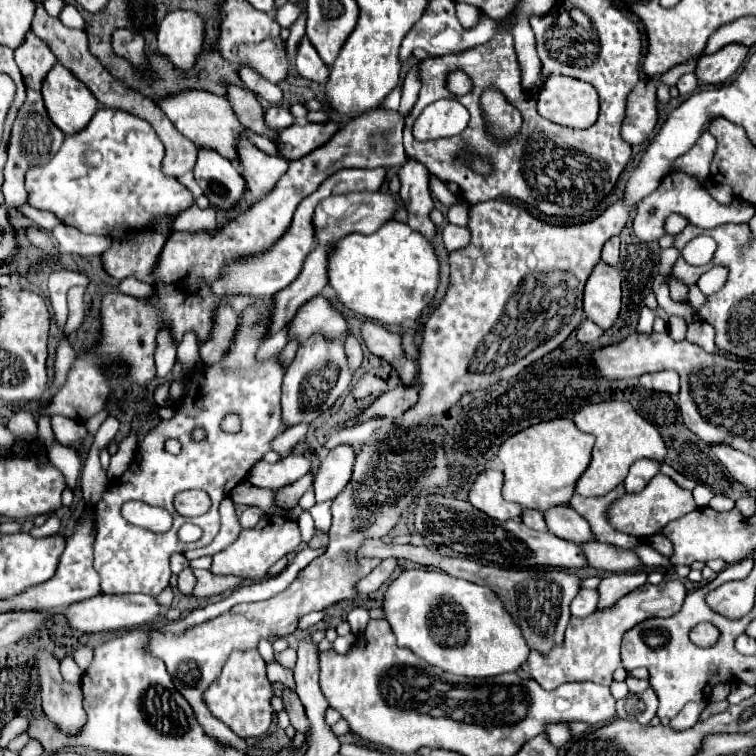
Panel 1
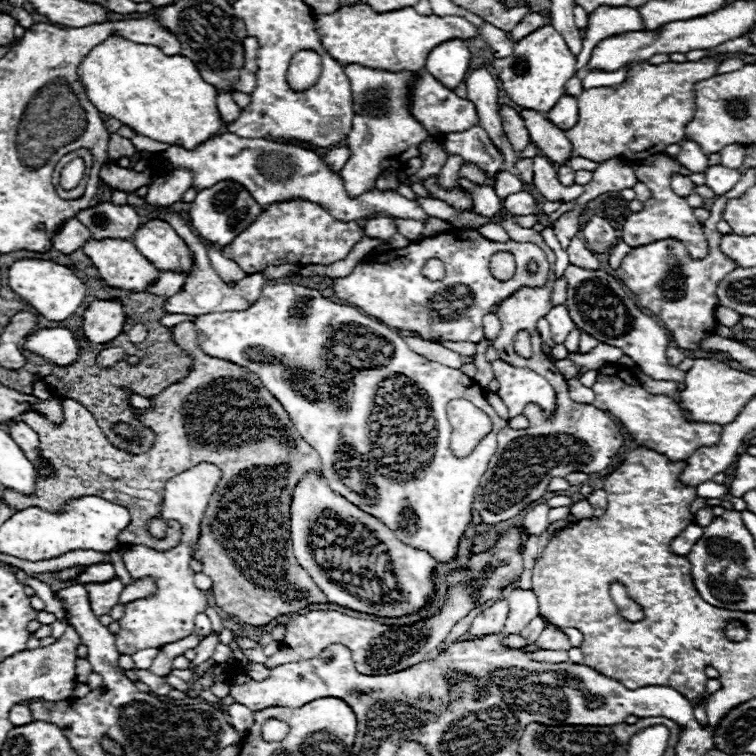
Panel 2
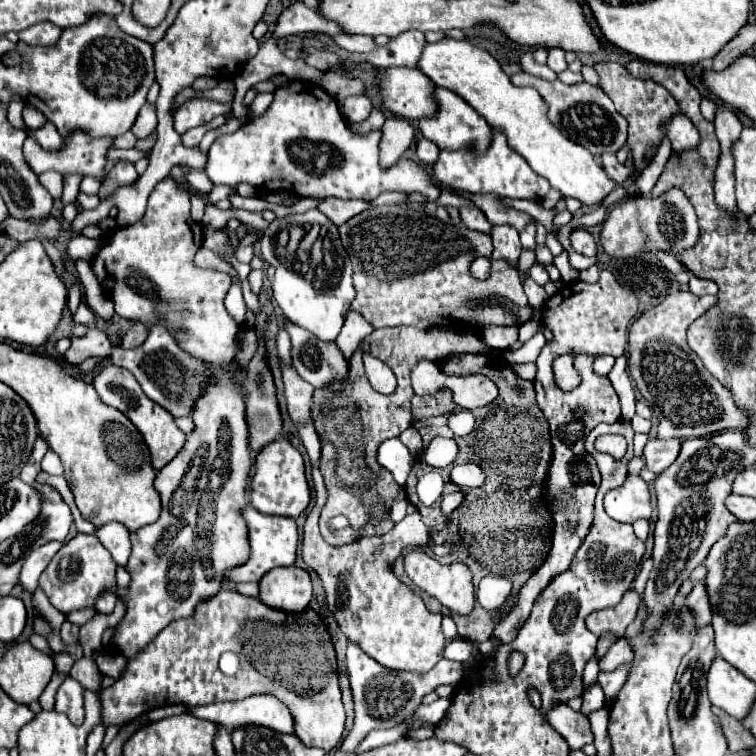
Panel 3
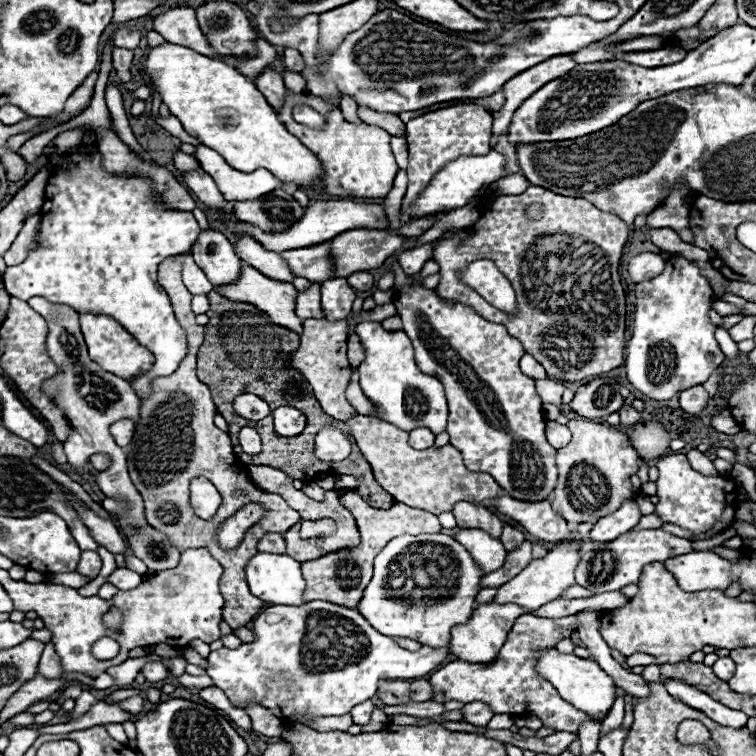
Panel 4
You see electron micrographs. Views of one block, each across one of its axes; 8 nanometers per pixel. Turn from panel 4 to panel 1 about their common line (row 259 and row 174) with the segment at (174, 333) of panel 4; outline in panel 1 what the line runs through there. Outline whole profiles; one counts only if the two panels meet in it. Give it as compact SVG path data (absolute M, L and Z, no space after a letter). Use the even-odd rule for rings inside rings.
M100 108L88 126L72 136L64 138L62 148L46 166L30 168L26 174L26 192L28 204L40 210L52 212L62 224L74 226L84 234L102 234L110 238L132 238L158 214L178 216L192 202L192 194L178 182L174 176L162 172L164 146L154 134L154 128L130 112L116 108Z

